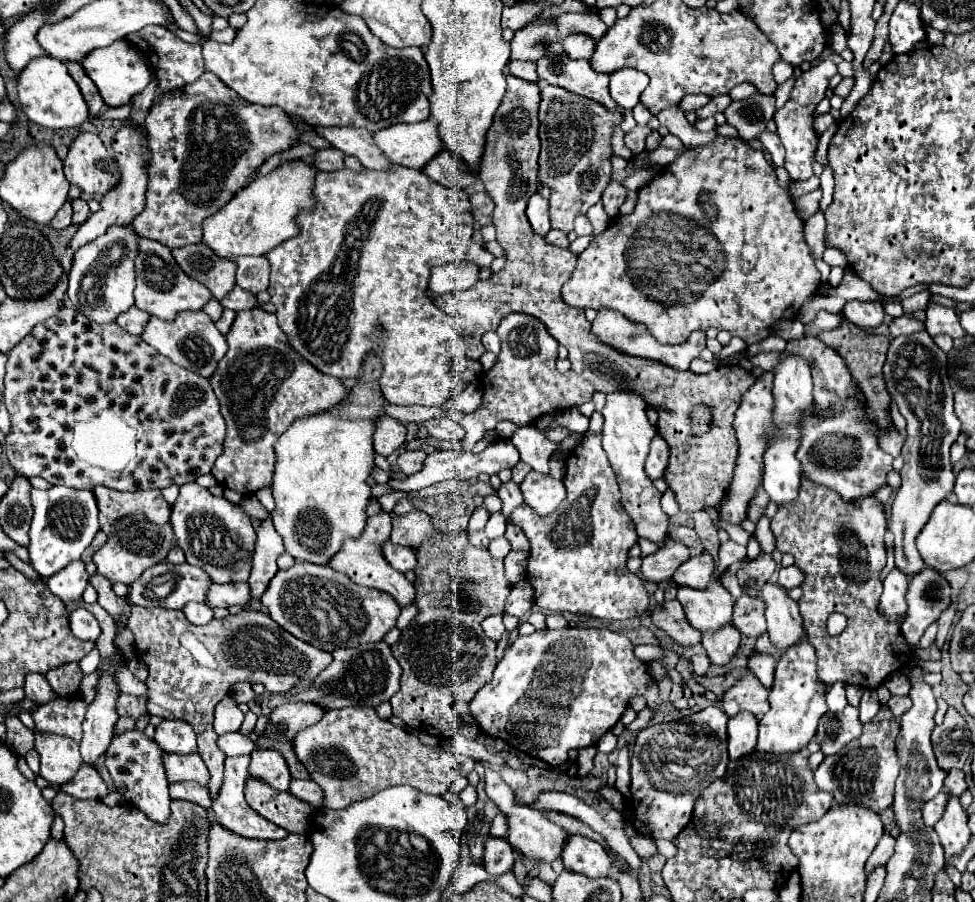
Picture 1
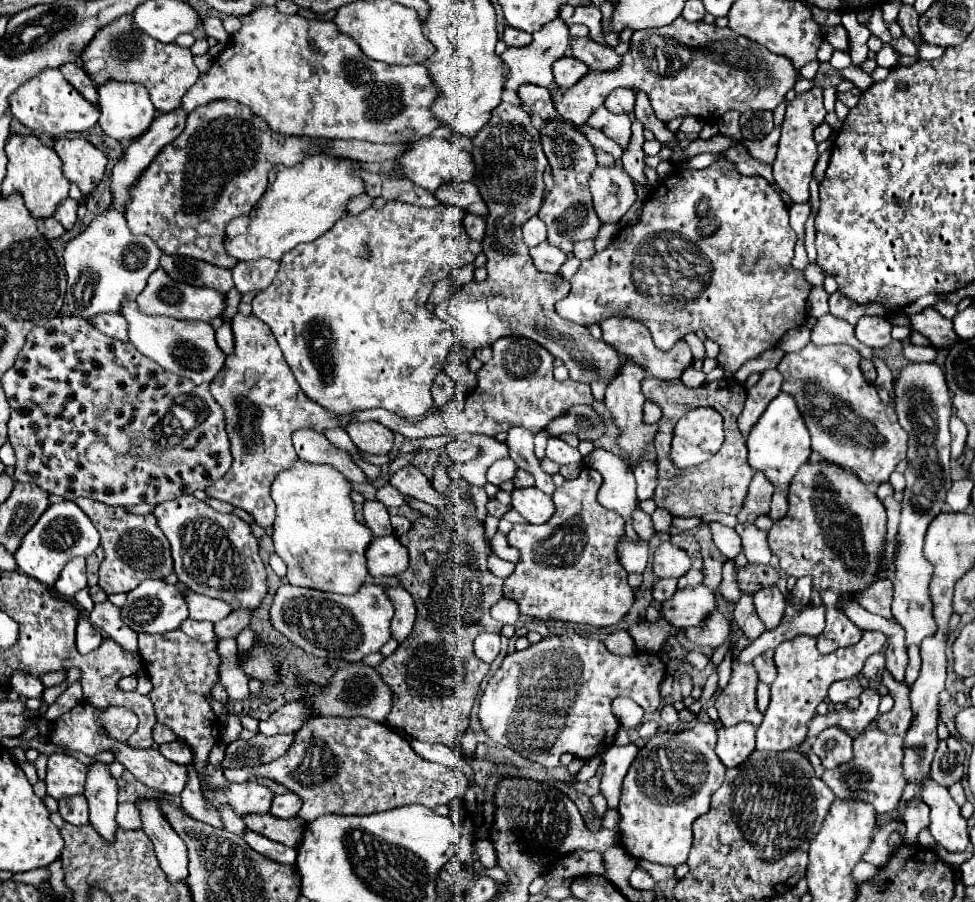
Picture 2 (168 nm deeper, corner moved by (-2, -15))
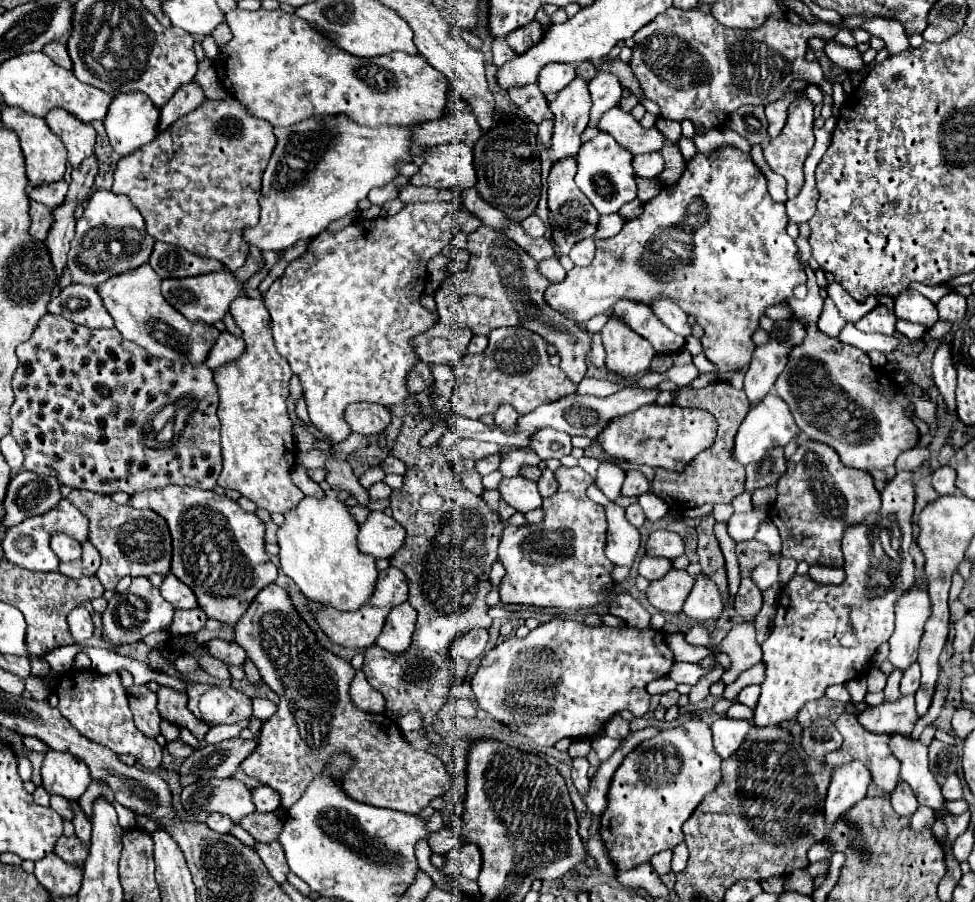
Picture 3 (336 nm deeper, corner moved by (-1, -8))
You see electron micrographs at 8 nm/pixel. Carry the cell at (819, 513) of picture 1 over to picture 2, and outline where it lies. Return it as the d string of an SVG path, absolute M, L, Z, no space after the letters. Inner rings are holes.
M829 461L809 465L805 463L801 471L797 471L791 487L789 487L789 511L787 515L777 521L769 531L769 547L773 555L779 559L779 567L793 577L805 577L809 575L813 579L813 589L821 595L835 597L835 601L827 603L827 615L825 615L825 631L817 637L817 649L821 655L833 653L837 647L847 647L857 643L861 639L861 629L841 611L841 603L857 603L857 595L871 587L871 583L877 579L879 563L885 549L885 537L887 537L887 515L885 507L877 499L877 495L861 483L855 475L847 473L839 465L833 465Z

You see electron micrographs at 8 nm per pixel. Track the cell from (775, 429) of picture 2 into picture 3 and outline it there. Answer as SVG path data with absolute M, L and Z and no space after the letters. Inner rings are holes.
M768 394L758 406L750 408L748 416L740 424L740 428L736 432L734 448L732 448L732 458L736 462L740 462L742 466L746 466L752 460L756 460L756 456L764 456L768 448L786 446L790 440L796 438L796 434L798 434L798 428L796 428L796 422L794 422L792 414L790 414L786 402L780 396L776 396L776 394Z

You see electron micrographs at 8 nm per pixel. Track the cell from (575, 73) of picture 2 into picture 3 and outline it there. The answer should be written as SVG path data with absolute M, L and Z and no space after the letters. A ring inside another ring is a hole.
M548 64L542 68L538 76L538 88L546 98L554 98L564 86L568 86L576 76L576 68L572 64Z

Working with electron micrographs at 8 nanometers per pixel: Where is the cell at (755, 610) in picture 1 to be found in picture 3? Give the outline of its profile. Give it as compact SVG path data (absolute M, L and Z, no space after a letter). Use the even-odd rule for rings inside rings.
M744 574L738 594L734 596L734 608L742 618L754 618L762 608L762 592L756 588L754 580Z

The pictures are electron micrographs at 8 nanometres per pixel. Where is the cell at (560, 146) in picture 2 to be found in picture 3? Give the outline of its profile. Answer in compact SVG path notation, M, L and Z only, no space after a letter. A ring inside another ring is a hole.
M564 158L560 162L554 162L548 176L548 208L550 208L552 240L556 242L560 254L568 254L576 242L590 238L596 232L598 220L600 220L600 214L596 212L596 208L576 188L574 174L576 174L576 158Z

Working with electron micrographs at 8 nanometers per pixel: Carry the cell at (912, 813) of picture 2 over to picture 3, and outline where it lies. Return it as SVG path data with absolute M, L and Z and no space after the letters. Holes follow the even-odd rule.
M900 780L900 784L890 792L890 800L892 800L892 808L902 816L910 816L918 808L918 800L916 800L912 788L908 788L908 784L904 784L904 780Z

